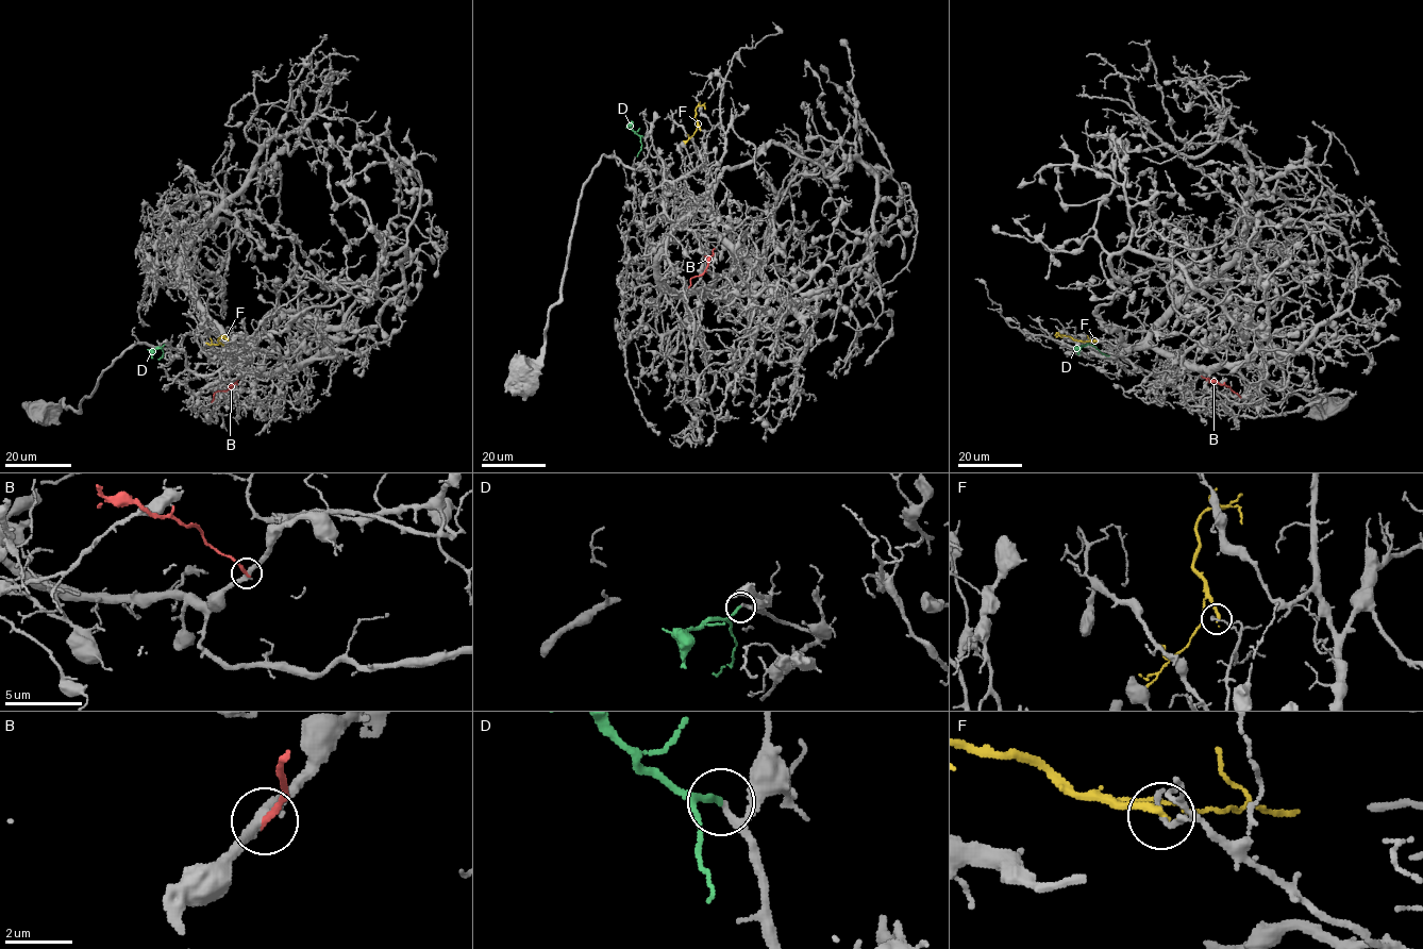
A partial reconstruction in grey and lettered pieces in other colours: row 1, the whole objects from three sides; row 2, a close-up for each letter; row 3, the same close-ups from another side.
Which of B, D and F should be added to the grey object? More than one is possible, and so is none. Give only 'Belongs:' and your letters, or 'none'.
Belongs: D

